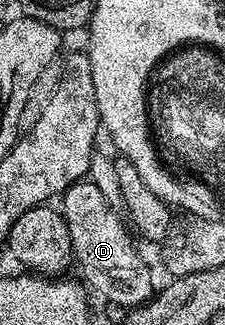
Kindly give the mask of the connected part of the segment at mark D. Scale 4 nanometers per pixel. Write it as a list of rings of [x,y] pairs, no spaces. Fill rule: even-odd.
[[[90,181],[73,183],[65,191],[59,207],[67,221],[74,260],[77,262],[78,269],[80,267],[83,271],[86,279],[84,282],[103,295],[105,301],[109,303],[132,309],[148,302],[155,293],[153,275],[133,245],[134,236],[130,228],[108,203],[107,198],[103,197],[96,185]]]

